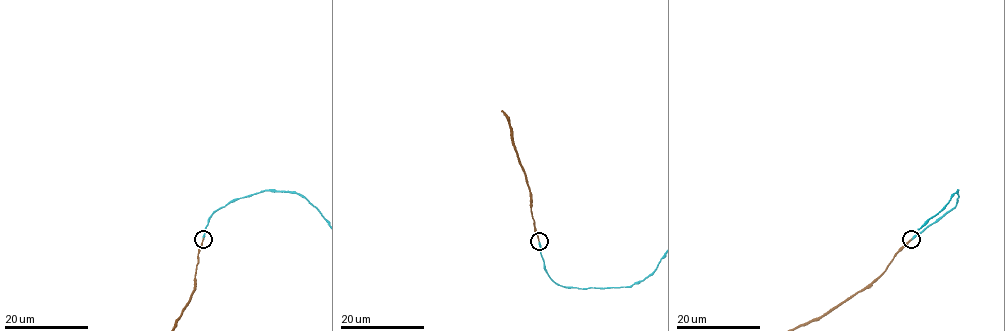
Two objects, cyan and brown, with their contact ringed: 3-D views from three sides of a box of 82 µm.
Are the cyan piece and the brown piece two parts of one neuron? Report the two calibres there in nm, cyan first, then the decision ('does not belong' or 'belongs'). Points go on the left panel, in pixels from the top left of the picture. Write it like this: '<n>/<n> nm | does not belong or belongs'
300/200 nm | belongs

